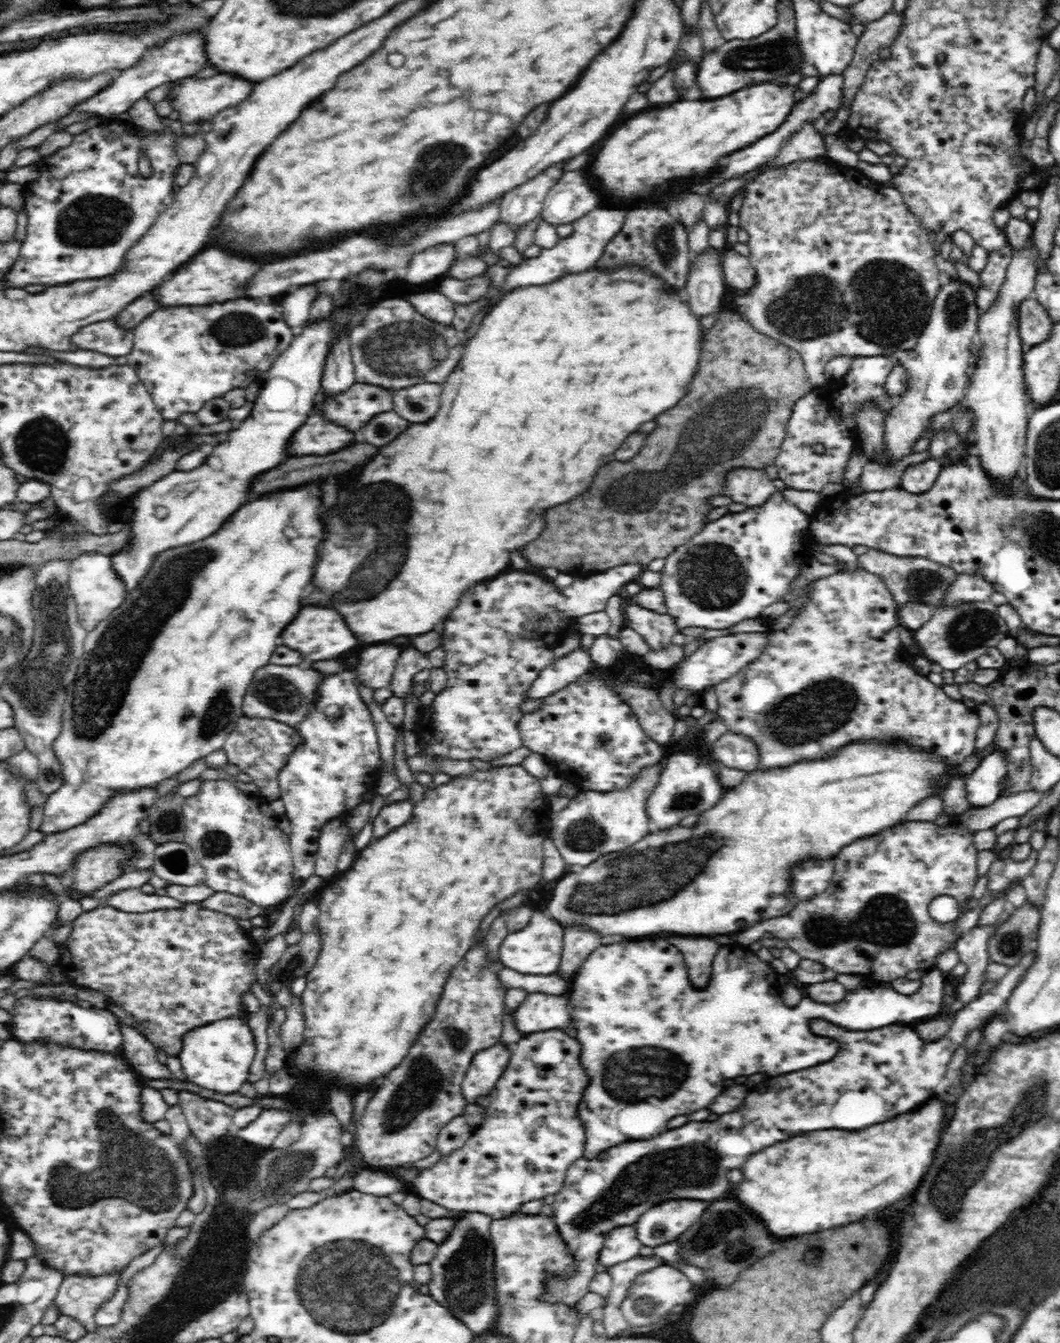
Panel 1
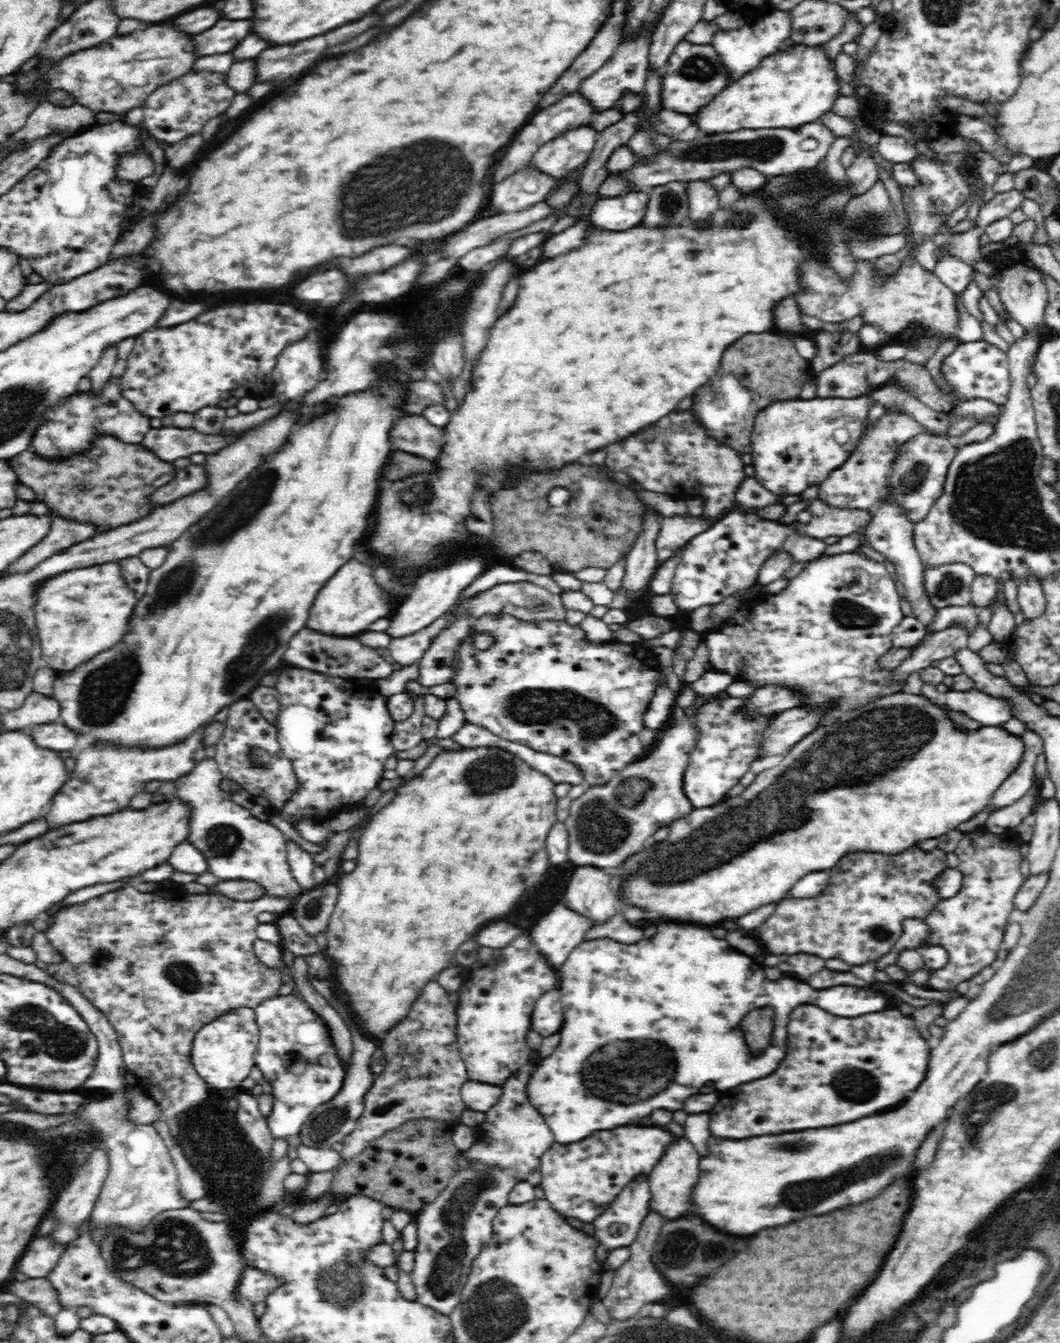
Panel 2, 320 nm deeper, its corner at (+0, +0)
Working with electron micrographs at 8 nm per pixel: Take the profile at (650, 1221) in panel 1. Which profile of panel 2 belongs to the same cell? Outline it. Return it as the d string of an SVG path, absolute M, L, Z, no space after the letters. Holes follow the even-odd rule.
M676 1140L672 1142L670 1146L664 1148L664 1154L662 1154L657 1164L654 1164L652 1172L648 1176L650 1190L652 1194L652 1200L650 1200L650 1208L656 1210L658 1214L668 1220L674 1220L674 1218L680 1218L684 1214L690 1212L692 1208L692 1200L690 1200L690 1192L692 1192L692 1186L698 1182L698 1152L696 1148L688 1142L688 1140Z

